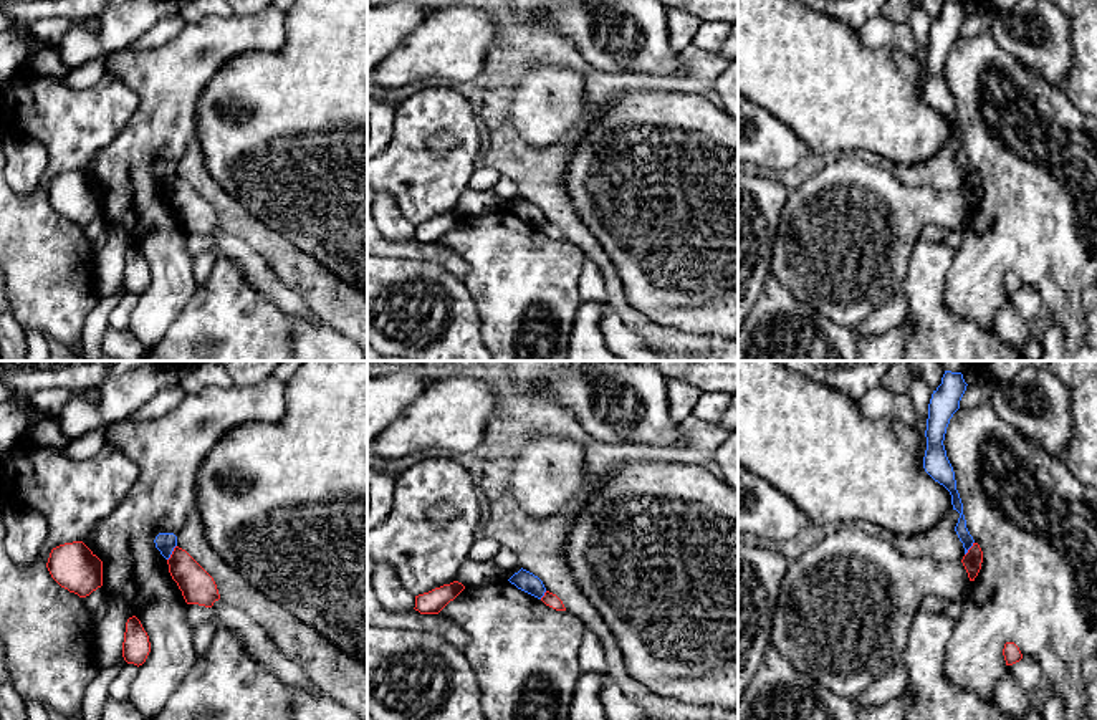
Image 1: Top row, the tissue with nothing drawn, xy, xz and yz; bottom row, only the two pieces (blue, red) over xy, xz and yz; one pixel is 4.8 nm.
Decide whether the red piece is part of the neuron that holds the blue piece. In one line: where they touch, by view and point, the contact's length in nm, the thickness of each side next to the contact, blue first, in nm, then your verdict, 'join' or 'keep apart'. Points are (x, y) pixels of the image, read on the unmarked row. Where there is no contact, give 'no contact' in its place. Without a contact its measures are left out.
xy (171, 182) | 90 nm | 100/170 nm | keep apart

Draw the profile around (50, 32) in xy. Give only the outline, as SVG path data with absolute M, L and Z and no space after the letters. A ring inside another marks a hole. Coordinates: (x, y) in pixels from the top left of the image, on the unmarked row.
M58 17L43 18L31 25L31 33L41 43L48 46L56 46L73 26L81 26L91 33L96 33L99 30L99 20L98 17L88 17L88 18L78 18L78 20L58 18Z

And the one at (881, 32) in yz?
M879 15L857 28L860 43L872 50L889 48L905 55L915 55L918 43L908 22L893 22Z

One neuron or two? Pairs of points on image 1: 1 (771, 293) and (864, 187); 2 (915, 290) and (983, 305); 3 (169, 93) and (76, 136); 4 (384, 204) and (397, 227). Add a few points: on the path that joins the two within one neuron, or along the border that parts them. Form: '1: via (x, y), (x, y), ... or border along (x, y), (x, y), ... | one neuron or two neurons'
1: border along (771, 273), (801, 302), (811, 307) | two neurons
2: border along (953, 259), (945, 305), (973, 321) | two neurons
3: border along (118, 75), (136, 95), (138, 110), (113, 139) | two neurons
4: via (384, 209), (392, 222) | one neuron

